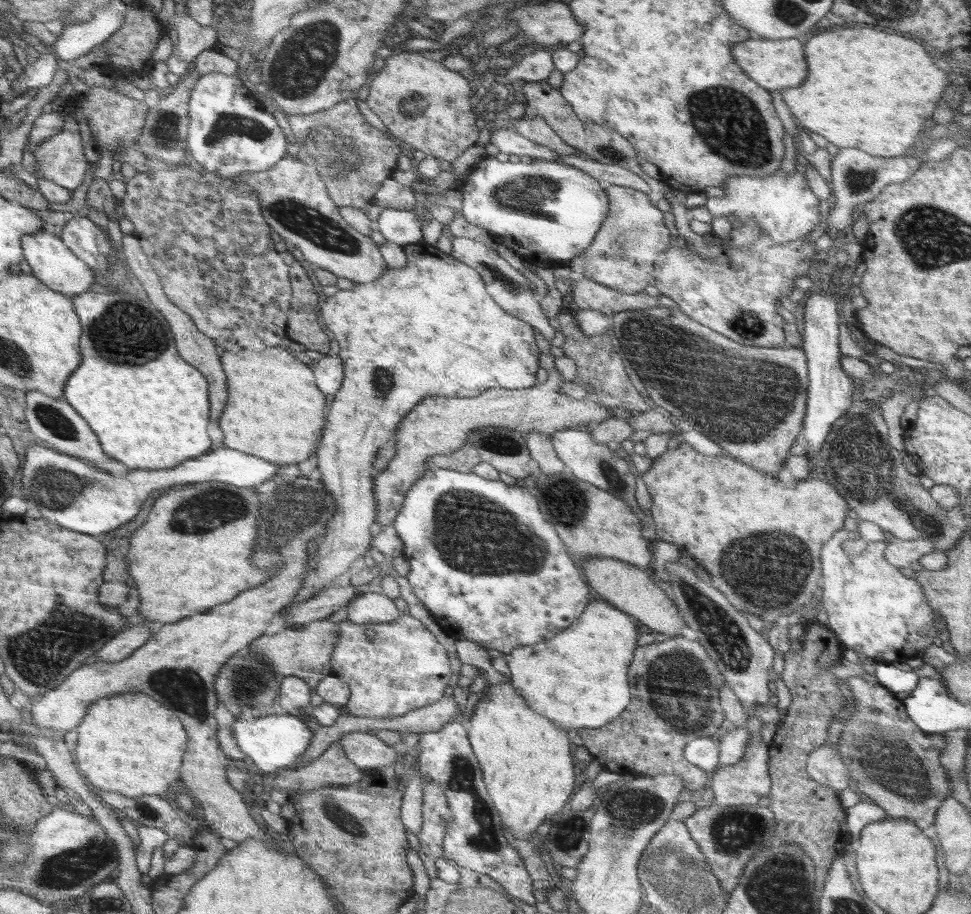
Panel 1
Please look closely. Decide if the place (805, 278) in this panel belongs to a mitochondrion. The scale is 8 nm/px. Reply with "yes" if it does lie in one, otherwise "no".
no

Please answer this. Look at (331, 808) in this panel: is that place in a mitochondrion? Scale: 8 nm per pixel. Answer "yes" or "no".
yes

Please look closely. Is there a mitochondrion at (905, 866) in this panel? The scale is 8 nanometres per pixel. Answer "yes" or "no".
no

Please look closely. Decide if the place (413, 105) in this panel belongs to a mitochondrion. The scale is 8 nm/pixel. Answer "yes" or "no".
yes

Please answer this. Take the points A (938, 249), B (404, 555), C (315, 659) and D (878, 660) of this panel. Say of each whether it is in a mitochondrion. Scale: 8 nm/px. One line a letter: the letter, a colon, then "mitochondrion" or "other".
A: mitochondrion
B: other
C: other
D: other

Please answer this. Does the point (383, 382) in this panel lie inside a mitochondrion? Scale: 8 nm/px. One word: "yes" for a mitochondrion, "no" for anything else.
yes

